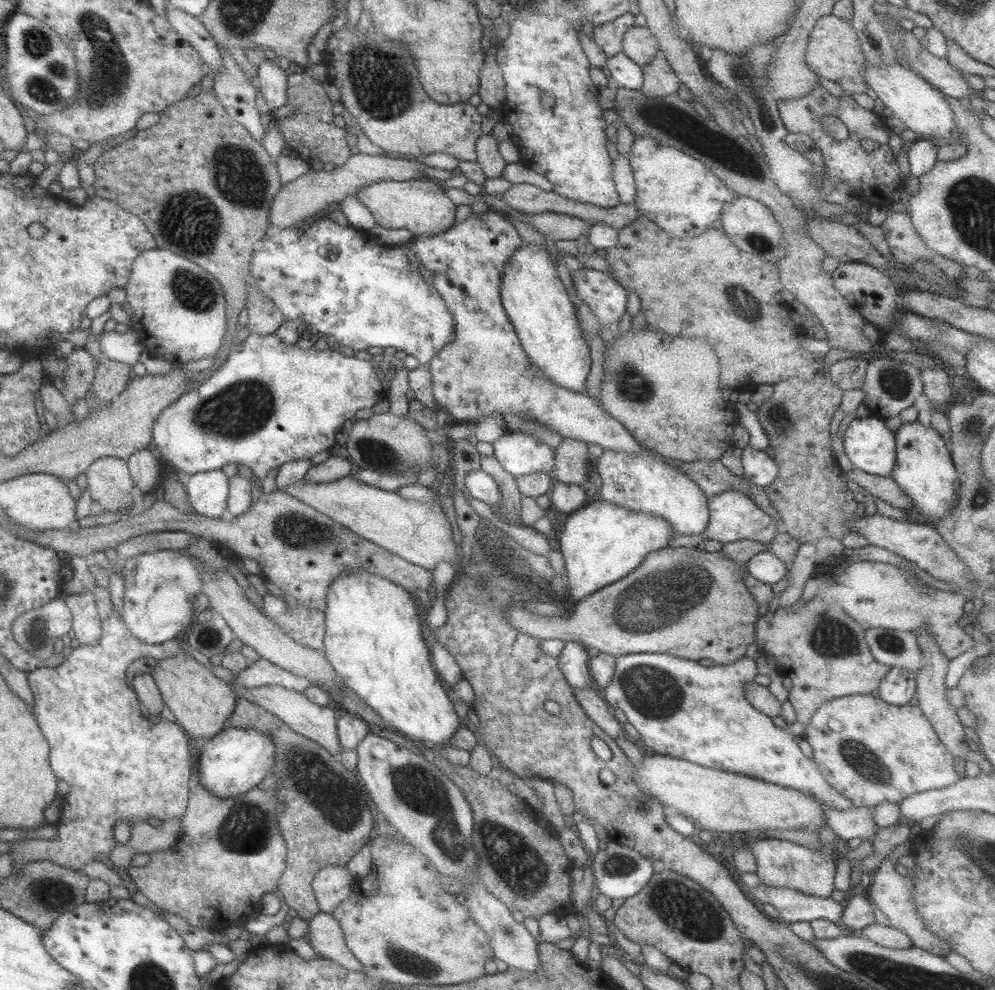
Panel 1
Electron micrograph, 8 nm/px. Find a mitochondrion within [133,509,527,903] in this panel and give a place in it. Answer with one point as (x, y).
(416, 789)

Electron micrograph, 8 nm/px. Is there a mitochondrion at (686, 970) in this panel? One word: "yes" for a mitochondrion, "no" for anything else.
no

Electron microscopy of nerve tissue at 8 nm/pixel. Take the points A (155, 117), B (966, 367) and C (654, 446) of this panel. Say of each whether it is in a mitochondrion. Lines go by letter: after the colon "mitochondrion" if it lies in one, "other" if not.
A: other
B: other
C: other

